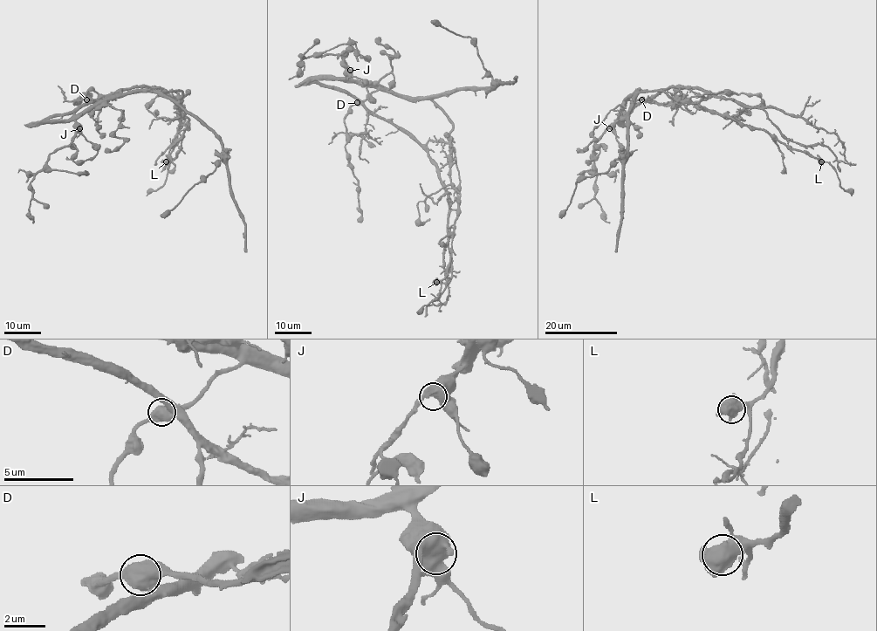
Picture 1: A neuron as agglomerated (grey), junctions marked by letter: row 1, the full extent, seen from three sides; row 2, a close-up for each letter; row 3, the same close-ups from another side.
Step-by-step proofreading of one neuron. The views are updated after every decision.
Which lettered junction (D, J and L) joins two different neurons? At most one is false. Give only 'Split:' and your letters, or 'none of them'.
Split: D

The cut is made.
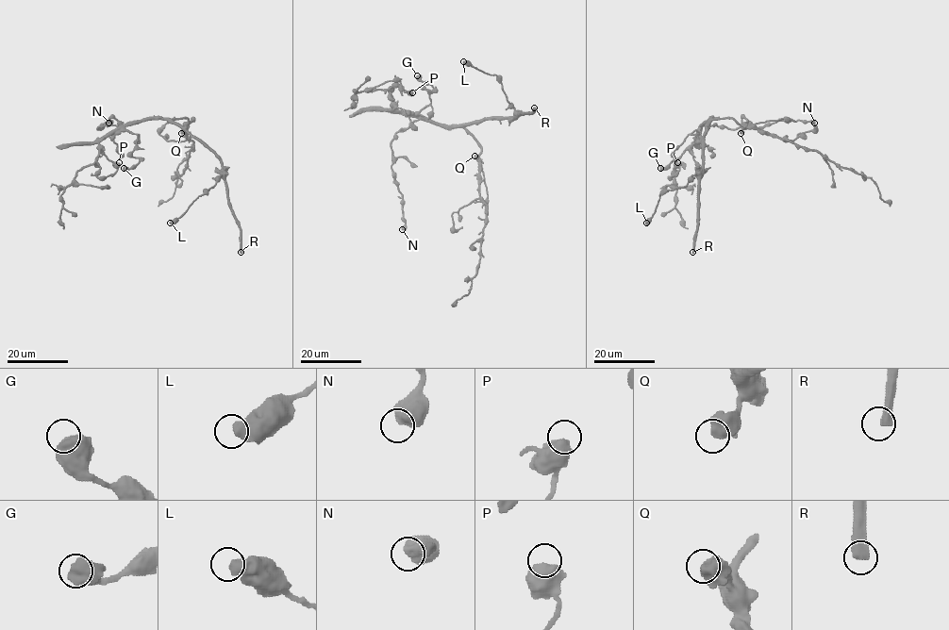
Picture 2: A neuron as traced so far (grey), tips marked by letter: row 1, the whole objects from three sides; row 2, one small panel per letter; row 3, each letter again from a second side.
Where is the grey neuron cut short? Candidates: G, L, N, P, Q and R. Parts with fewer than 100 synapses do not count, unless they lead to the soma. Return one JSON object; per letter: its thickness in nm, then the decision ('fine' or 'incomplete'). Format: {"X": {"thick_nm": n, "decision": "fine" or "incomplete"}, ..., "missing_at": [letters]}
{"G": {"thick_nm": 750, "decision": "fine"}, "L": {"thick_nm": 600, "decision": "fine"}, "N": {"thick_nm": 750, "decision": "fine"}, "P": {"thick_nm": 800, "decision": "fine"}, "Q": {"thick_nm": 750, "decision": "fine"}, "R": {"thick_nm": 500, "decision": "incomplete"}, "missing_at": ["R"]}

